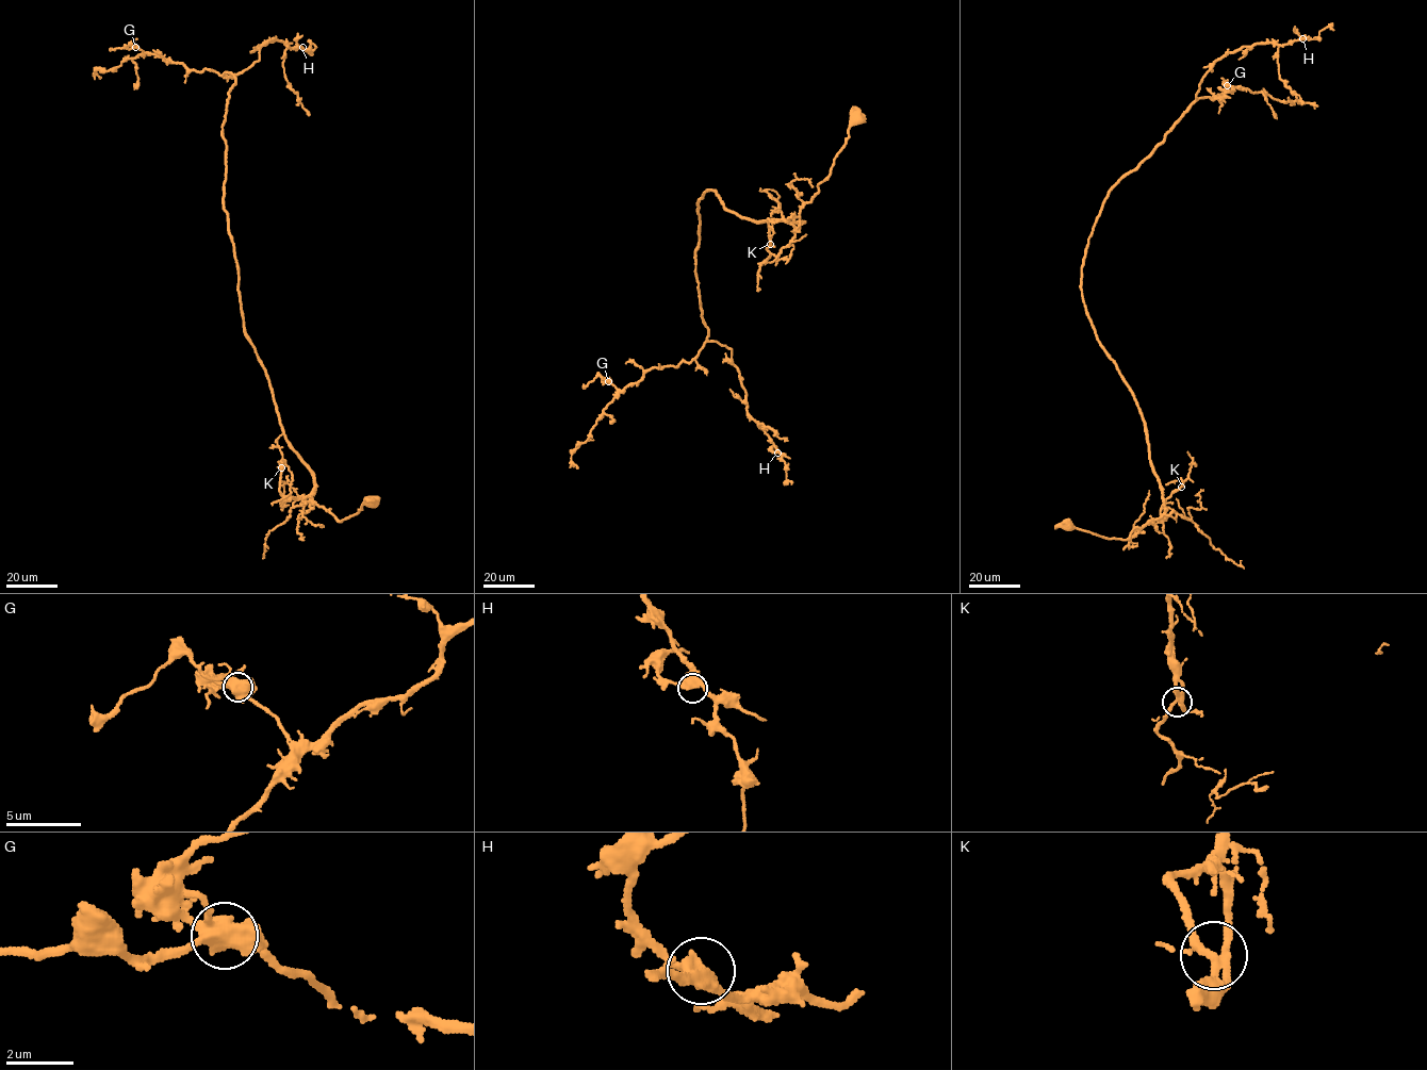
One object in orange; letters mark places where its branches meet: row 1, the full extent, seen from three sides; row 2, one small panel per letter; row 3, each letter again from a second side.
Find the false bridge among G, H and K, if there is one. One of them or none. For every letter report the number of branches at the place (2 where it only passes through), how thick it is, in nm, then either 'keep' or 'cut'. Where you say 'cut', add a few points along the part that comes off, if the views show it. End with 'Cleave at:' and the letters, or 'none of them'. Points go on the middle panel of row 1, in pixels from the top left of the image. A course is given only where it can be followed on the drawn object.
G: 5 branches meet; 650 nm thick; cut; foreign part runs (608, 381), (597, 376), (584, 389)
H: 3 branches meet; 400 nm thick; keep
K: 4 branches meet; 240 nm thick; keep
Cleave at: G

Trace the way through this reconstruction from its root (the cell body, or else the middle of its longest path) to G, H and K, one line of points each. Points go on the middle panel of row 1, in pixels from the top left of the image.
G: (857, 119), (802, 224), (742, 218), (705, 192), (695, 275), (707, 339), (689, 362), (621, 391), (608, 381)
H: (857, 119), (802, 224), (742, 218), (710, 190), (698, 201), (707, 339), (732, 350), (747, 413), (777, 453)
K: (857, 119), (831, 174), (801, 209), (799, 228), (768, 218), (770, 244)

